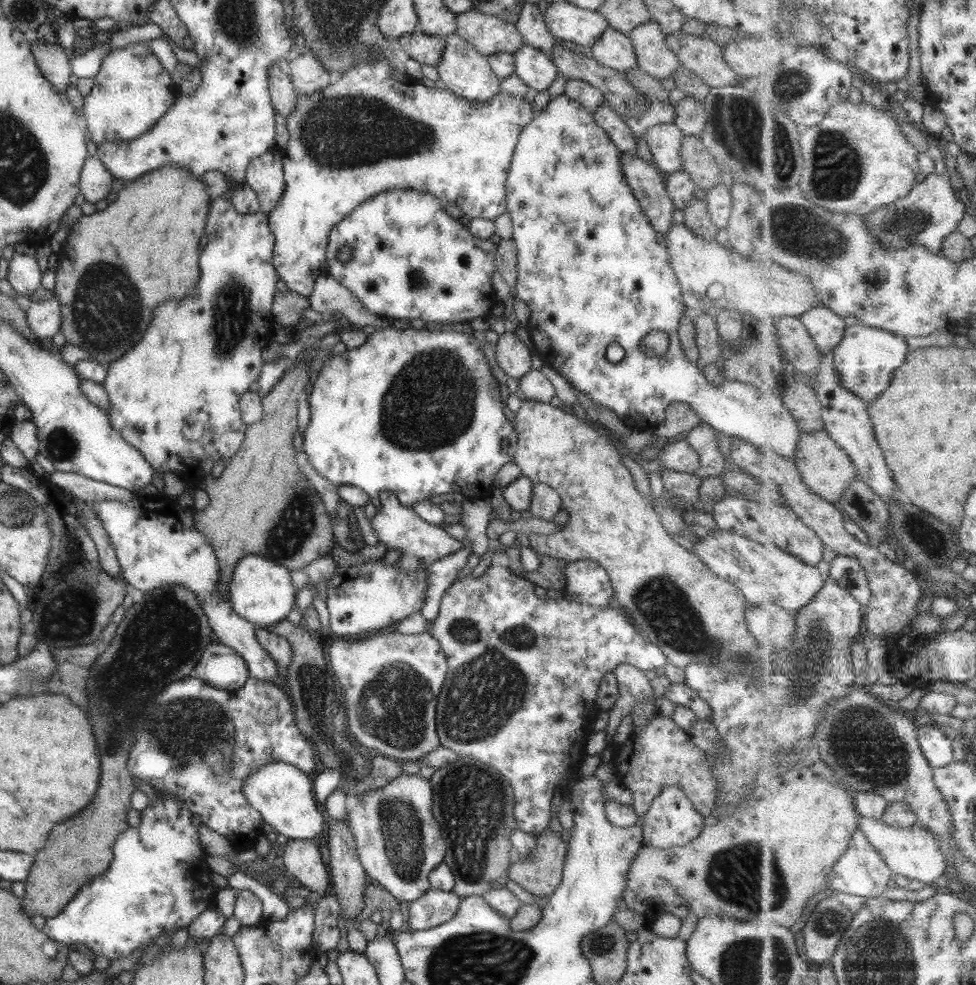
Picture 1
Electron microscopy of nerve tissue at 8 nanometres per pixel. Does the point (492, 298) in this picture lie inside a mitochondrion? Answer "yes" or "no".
no

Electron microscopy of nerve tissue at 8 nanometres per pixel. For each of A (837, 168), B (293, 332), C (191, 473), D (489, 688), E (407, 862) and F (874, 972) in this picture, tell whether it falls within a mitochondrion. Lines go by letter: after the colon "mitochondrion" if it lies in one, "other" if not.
A: mitochondrion
B: other
C: other
D: mitochondrion
E: mitochondrion
F: mitochondrion

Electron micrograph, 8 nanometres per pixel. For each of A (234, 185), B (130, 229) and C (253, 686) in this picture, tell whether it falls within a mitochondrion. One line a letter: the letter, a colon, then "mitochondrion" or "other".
A: other
B: other
C: other

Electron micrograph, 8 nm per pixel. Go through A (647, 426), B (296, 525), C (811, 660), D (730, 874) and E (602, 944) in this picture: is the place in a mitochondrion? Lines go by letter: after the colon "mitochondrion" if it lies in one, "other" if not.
A: other
B: mitochondrion
C: mitochondrion
D: mitochondrion
E: mitochondrion

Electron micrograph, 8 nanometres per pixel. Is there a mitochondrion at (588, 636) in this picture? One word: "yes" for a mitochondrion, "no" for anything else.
no

